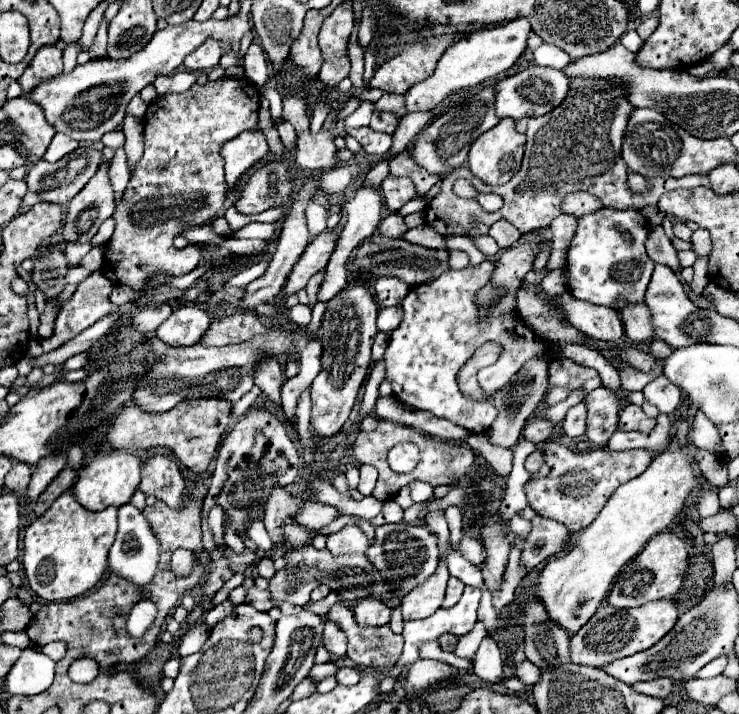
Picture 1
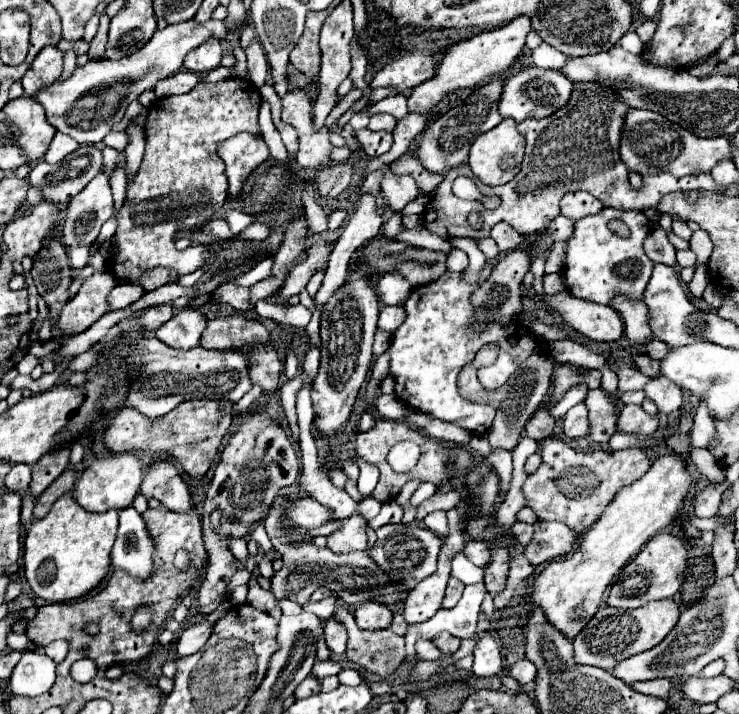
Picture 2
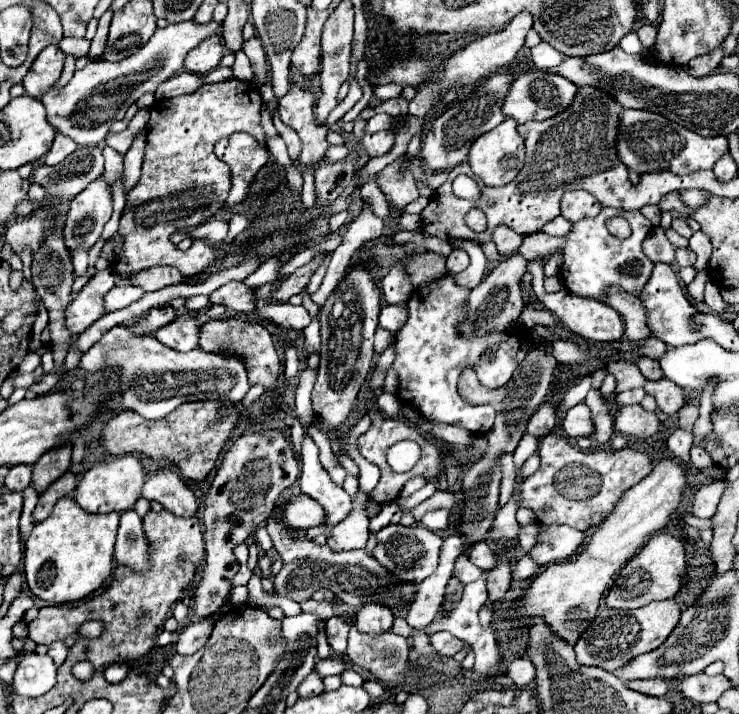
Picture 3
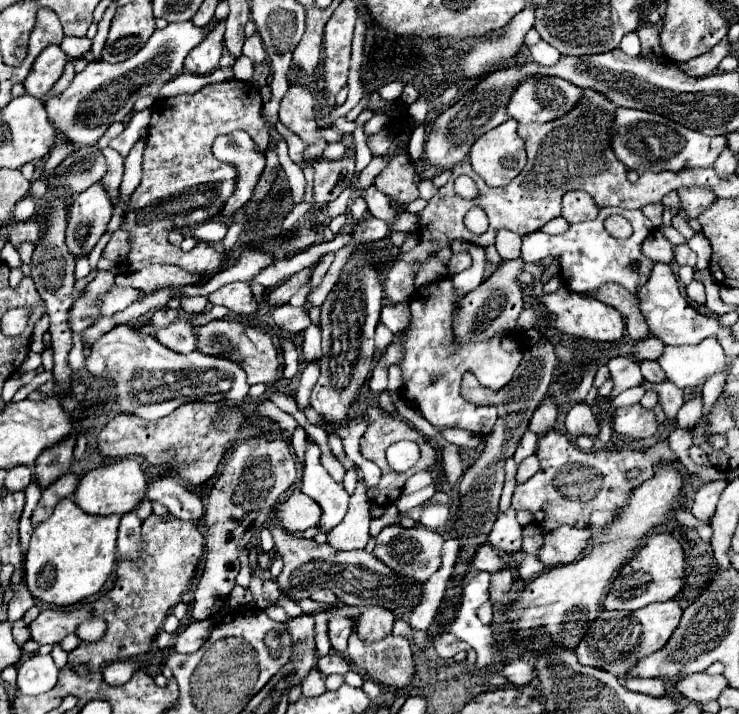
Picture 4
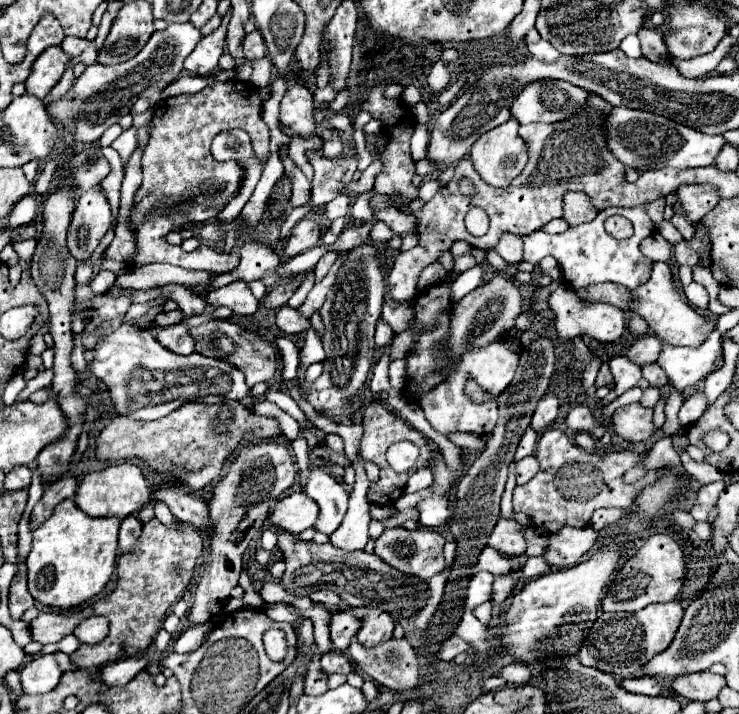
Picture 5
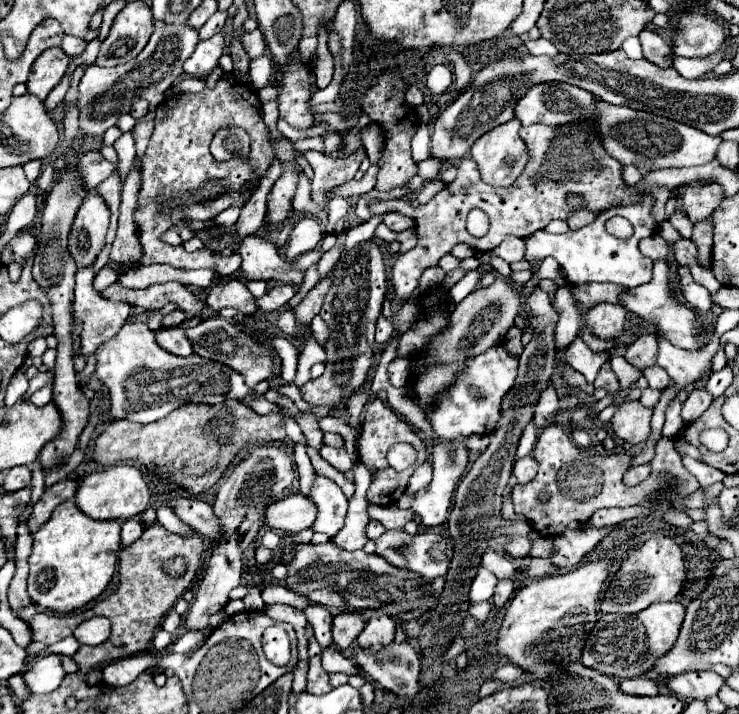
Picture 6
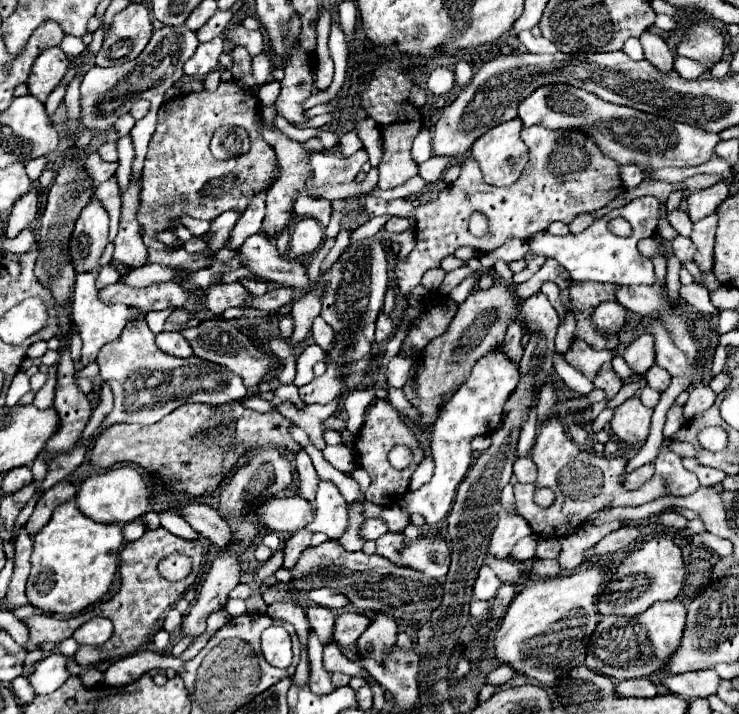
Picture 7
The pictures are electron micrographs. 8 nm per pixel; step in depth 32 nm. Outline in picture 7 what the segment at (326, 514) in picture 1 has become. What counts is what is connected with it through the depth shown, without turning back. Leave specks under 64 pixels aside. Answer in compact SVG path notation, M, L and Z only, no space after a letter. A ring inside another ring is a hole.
M302 496L290 498L272 498L264 506L260 506L260 522L270 530L280 532L298 532L306 528L314 520L314 510L308 500Z

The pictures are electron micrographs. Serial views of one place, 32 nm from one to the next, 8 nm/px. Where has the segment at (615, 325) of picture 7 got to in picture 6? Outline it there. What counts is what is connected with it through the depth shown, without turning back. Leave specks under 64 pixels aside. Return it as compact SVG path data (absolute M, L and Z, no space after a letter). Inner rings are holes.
M596 304L586 310L584 328L596 334L602 340L616 340L626 322L626 308L618 304Z

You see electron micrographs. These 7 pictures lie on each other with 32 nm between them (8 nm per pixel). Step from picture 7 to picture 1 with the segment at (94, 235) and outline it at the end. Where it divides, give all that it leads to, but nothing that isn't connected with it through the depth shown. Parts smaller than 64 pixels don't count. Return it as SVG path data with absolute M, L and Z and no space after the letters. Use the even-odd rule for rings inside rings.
M102 162L96 176L66 206L64 242L90 242L100 224L114 212L114 190L108 178L108 162Z

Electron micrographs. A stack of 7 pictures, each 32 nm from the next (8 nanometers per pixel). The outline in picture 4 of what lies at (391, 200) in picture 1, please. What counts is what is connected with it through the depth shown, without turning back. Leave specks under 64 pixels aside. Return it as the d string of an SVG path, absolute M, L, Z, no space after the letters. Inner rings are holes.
M406 152L392 156L388 166L375 178L374 185L386 194L396 206L406 206L418 198L414 184L414 168Z

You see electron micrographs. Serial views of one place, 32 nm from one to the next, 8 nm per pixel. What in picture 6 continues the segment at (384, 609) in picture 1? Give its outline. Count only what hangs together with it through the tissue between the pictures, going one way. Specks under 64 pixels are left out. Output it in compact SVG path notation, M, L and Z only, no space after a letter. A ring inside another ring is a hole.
M372 610L364 630L358 636L358 644L364 650L376 652L394 640L394 632L396 632L396 622L392 620L392 616L384 614L382 610Z

